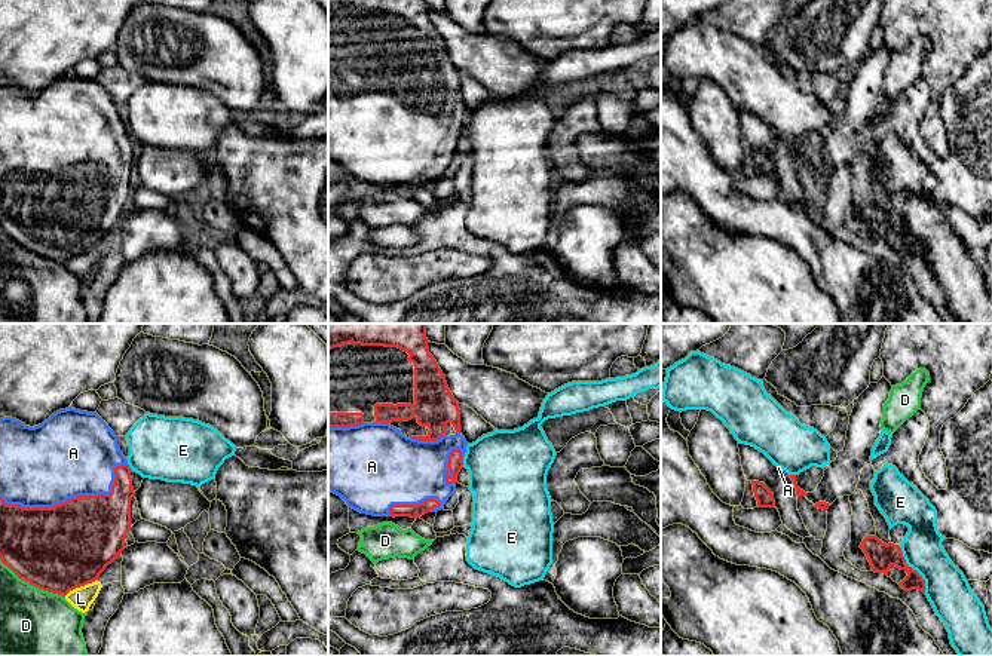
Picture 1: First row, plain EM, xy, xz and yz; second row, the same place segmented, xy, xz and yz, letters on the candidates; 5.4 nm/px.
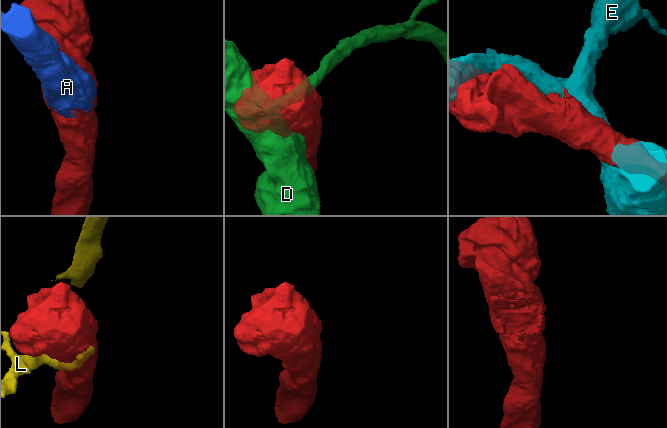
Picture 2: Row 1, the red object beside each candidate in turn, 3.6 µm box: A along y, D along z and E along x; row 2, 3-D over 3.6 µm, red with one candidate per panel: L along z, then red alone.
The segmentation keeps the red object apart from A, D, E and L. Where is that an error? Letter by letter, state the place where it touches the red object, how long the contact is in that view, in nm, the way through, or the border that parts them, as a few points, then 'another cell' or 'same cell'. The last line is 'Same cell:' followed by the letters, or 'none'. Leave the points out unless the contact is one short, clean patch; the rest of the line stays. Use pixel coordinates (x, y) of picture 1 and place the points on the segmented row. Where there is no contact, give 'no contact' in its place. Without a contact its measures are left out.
A: xy (72, 497) | 700 nm | same cell
D: xy (31, 584) | 400 nm | another cell
E: yz (912, 569) | 300 nm | another cell
L: xy (80, 585) | 200 nm | another cell
Same cell: A

